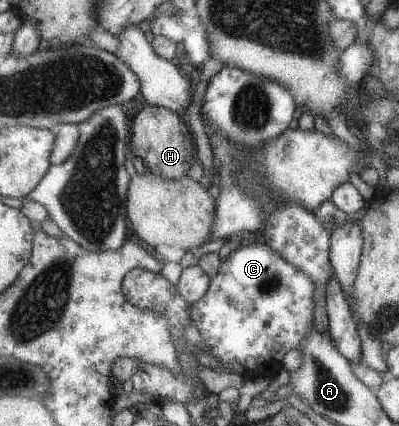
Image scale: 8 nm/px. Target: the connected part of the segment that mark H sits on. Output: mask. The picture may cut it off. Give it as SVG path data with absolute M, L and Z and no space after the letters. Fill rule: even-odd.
M149 104L136 114L131 126L131 149L143 160L147 171L174 181L187 176L191 164L197 159L195 136L183 114Z

